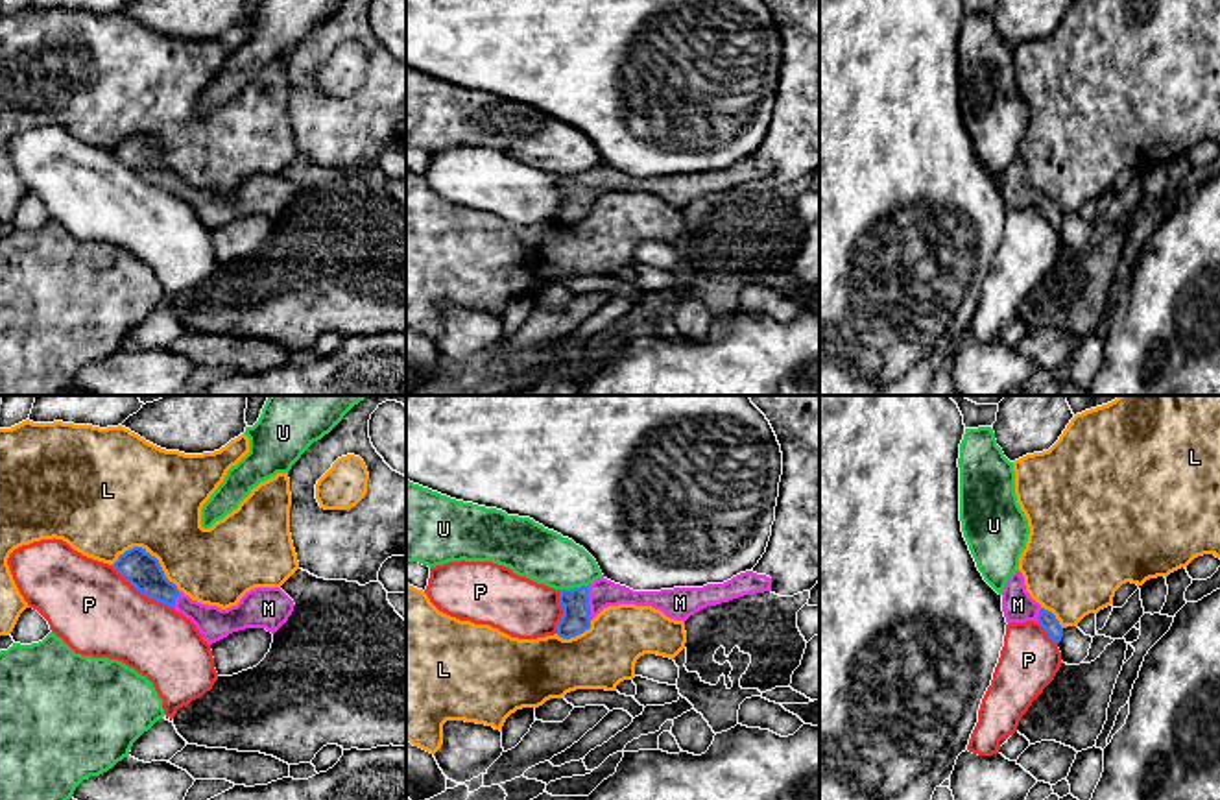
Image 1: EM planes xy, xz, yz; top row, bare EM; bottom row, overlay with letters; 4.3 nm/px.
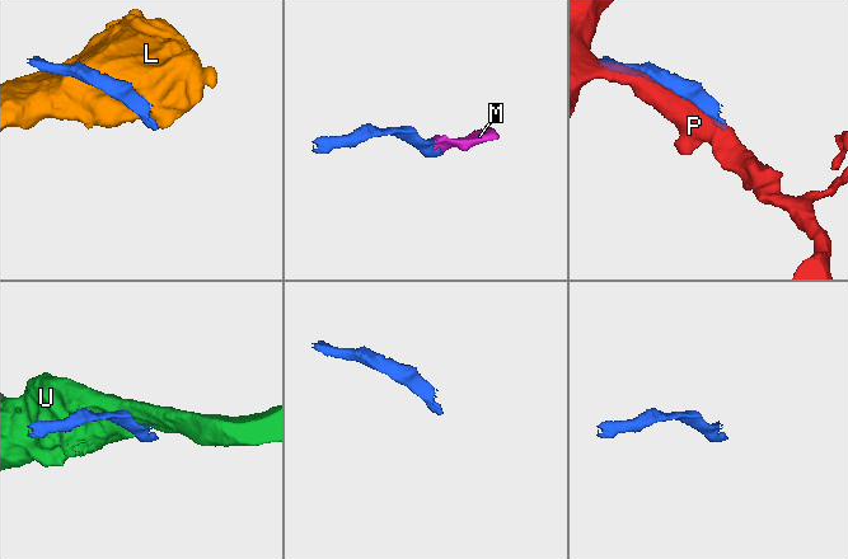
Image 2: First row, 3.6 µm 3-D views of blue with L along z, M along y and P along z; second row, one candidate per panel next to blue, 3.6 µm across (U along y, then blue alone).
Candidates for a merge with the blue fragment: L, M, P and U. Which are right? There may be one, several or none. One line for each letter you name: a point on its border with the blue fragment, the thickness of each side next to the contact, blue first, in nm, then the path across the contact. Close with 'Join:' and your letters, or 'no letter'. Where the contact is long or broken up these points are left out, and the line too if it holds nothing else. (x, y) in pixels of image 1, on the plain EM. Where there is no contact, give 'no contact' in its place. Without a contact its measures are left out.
M: contact xz (587, 189); calibres 120 and 120 nm; way xz (574, 189), (587, 189), (602, 178)
Join: M

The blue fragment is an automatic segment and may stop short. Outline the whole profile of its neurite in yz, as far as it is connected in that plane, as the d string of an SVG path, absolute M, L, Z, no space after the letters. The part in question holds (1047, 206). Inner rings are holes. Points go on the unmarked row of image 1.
M1019 155L1008 164L1002 176L1002 198L1008 211L1035 207L1054 229L1059 229L1063 224L1063 212L1052 198L1045 196L1030 183Z

